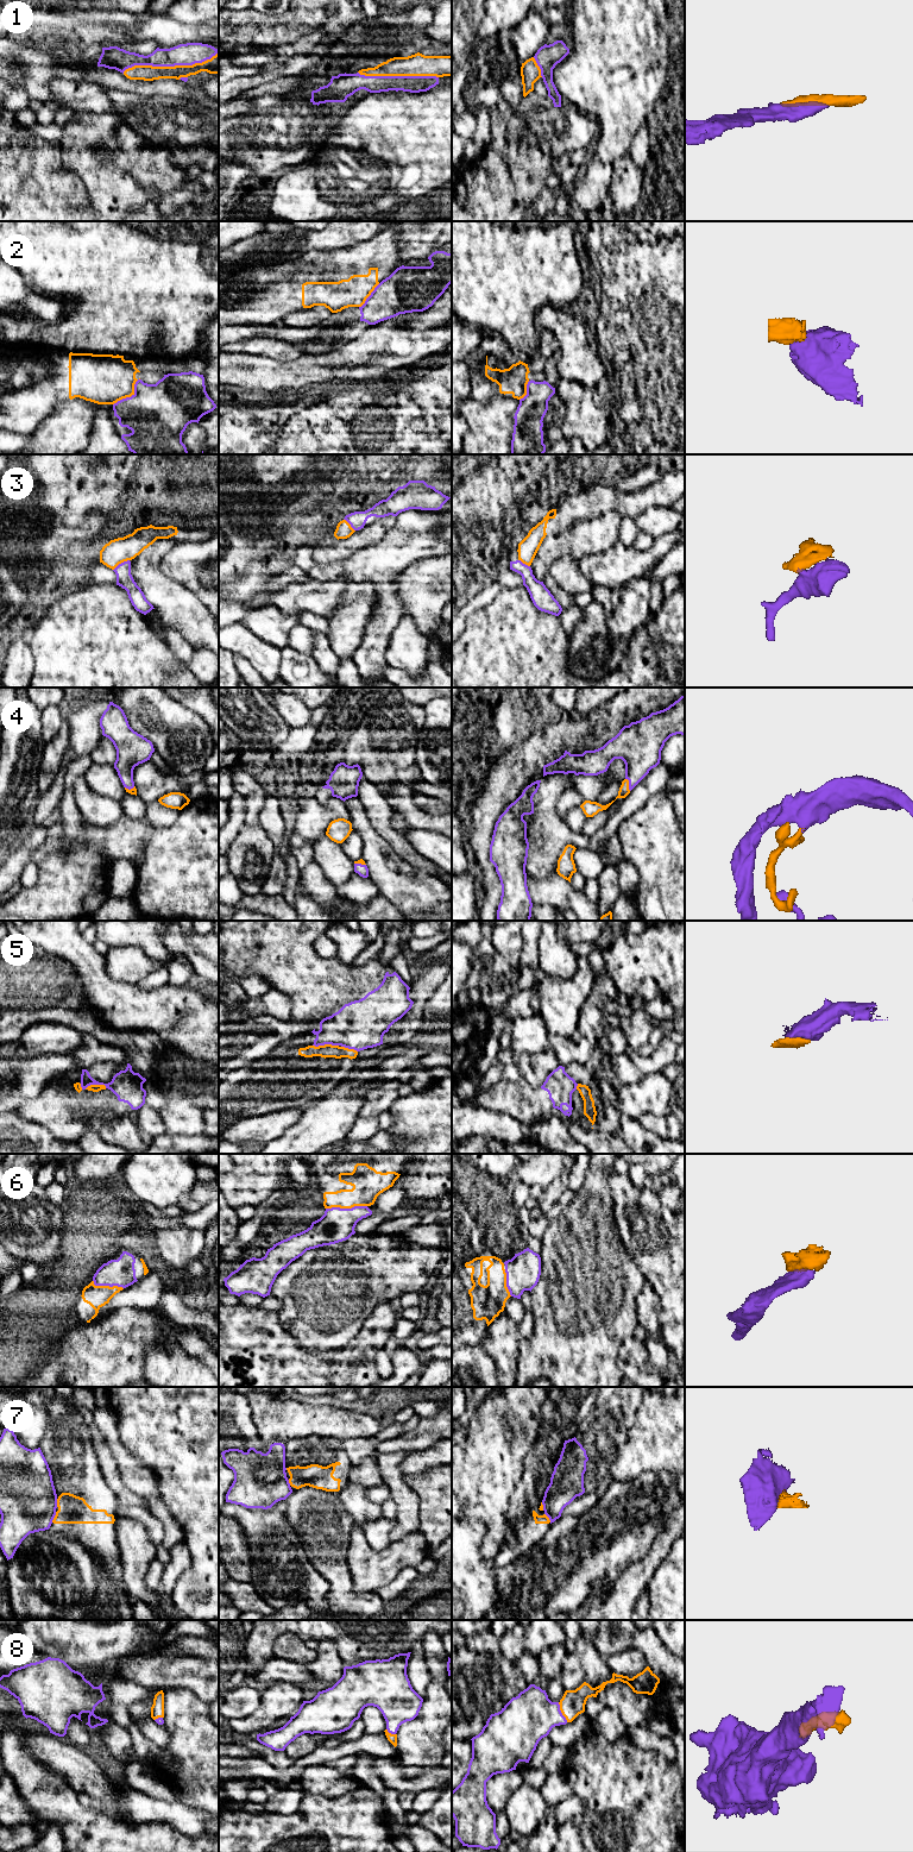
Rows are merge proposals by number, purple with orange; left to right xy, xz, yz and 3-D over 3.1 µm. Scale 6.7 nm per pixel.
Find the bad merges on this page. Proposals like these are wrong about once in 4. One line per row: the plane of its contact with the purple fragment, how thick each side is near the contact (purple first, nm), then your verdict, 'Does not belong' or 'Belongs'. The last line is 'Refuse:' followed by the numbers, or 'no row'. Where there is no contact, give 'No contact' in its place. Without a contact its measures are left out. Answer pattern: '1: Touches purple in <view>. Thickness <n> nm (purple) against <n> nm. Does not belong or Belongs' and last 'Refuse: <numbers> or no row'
1: Touches purple in xy. Thickness 150 nm (purple) against 110 nm. Belongs
2: Touches purple in xy. Thickness 420 nm (purple) against 340 nm. Does not belong
3: Touches purple in xy. Thickness 110 nm (purple) against 170 nm. Belongs
4: Touches purple in yz. Thickness 280 nm (purple) against 70 nm. Belongs
5: Touches purple in xz. Thickness 320 nm (purple) against 90 nm. Belongs
6: Touches purple in xz. Thickness 220 nm (purple) against 220 nm. Belongs
7: Touches purple in xy. Thickness 380 nm (purple) against 190 nm. Does not belong
8: Touches purple in yz. Thickness 340 nm (purple) against 160 nm. Belongs
Refuse: 2, 7

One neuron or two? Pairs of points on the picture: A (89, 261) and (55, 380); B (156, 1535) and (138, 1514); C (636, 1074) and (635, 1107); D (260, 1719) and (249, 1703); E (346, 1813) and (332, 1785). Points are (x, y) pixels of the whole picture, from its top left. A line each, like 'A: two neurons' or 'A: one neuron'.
A: two neurons
B: one neuron
C: two neurons
D: two neurons
E: two neurons

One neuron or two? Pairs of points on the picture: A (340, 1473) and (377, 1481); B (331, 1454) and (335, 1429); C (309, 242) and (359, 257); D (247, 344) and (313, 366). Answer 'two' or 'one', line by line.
A: two
B: two
C: two
D: two

